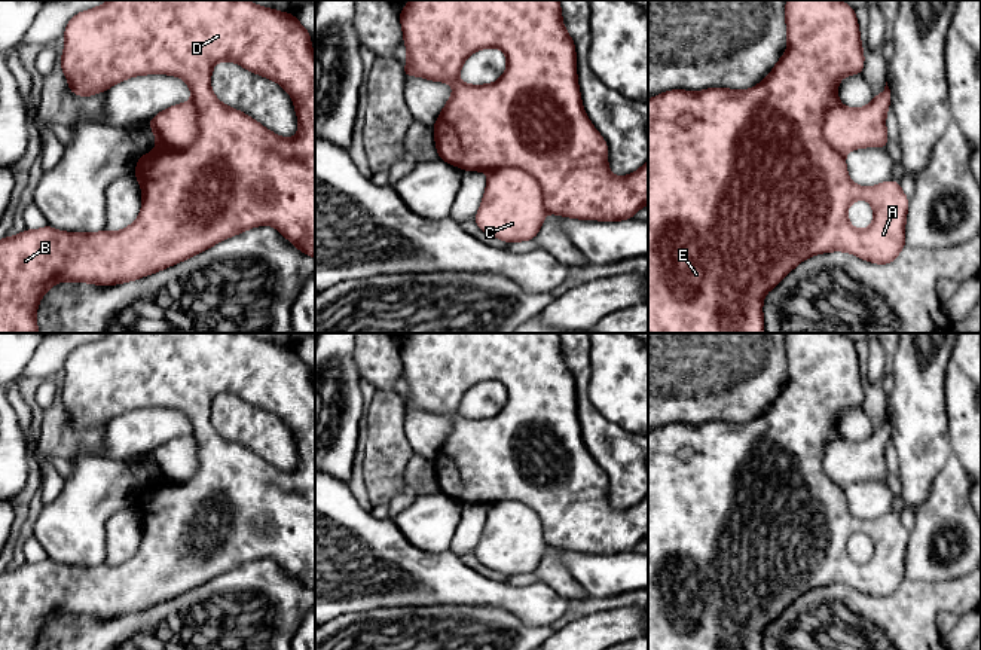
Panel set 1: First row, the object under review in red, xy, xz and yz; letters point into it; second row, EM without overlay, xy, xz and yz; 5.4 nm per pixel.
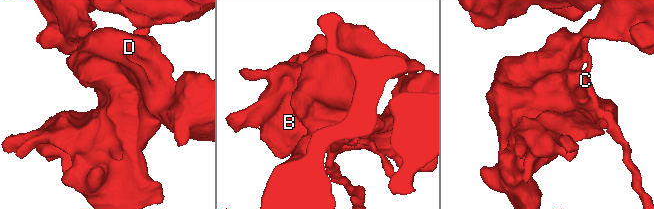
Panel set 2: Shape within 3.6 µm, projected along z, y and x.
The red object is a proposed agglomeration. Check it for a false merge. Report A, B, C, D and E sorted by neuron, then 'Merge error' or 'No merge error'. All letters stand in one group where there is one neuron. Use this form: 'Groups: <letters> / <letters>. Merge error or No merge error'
Groups: A B D E / C. Merge error

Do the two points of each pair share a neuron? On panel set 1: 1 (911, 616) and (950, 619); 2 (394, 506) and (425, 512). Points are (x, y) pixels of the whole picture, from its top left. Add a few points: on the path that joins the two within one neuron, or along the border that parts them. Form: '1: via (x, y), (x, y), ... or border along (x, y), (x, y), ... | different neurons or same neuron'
1: border along (959, 616), (941, 612), (937, 618), (938, 634) | different neurons
2: border along (416, 497), (393, 518) | different neurons

